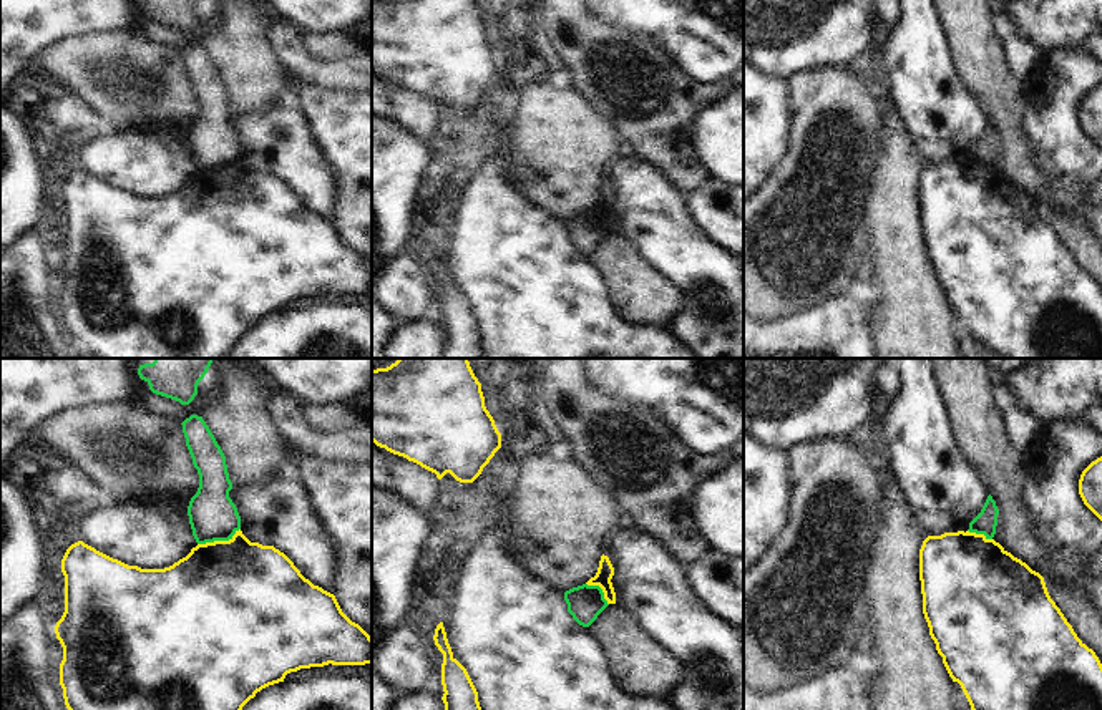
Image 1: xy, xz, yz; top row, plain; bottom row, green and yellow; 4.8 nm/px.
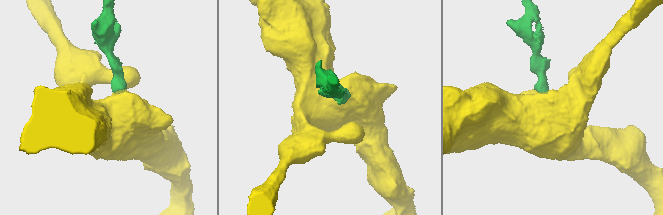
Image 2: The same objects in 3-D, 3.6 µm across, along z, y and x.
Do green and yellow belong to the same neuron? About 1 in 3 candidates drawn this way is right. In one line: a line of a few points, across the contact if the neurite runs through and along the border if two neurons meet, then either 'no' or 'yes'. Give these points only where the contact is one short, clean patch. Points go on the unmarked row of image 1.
line xy (239, 156), (228, 168), (198, 173); no

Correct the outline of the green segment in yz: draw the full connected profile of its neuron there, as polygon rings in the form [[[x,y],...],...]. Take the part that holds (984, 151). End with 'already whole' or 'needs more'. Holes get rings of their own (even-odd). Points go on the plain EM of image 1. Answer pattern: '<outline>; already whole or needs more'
[[[989,123],[981,141],[969,151],[969,161],[984,163],[986,168],[992,168],[996,163],[999,138],[996,129]]]; already whole

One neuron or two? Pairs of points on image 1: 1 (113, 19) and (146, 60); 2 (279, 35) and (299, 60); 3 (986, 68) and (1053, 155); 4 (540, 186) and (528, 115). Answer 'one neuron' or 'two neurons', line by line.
1: two neurons
2: one neuron
3: two neurons
4: one neuron

